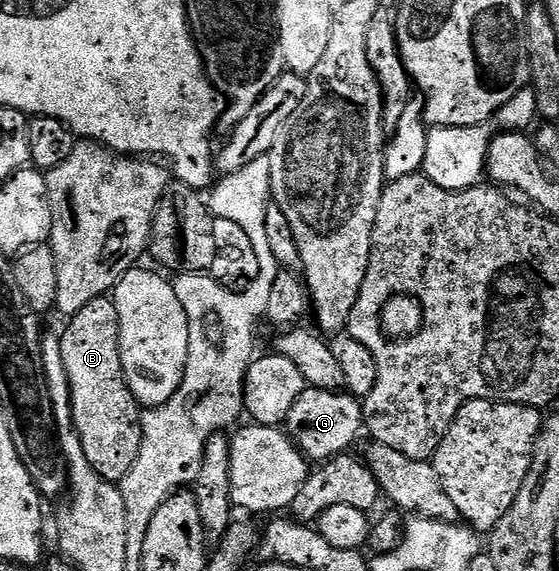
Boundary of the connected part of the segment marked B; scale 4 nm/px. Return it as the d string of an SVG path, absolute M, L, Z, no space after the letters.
M113 297L92 300L92 304L80 308L80 312L73 314L67 322L70 323L67 324L66 331L60 334L60 352L64 360L64 372L70 385L74 431L80 436L80 444L88 464L105 482L118 484L124 476L128 476L128 468L136 464L136 456L142 443L142 423L140 407L135 402L122 371L118 351L118 313L114 307Z

